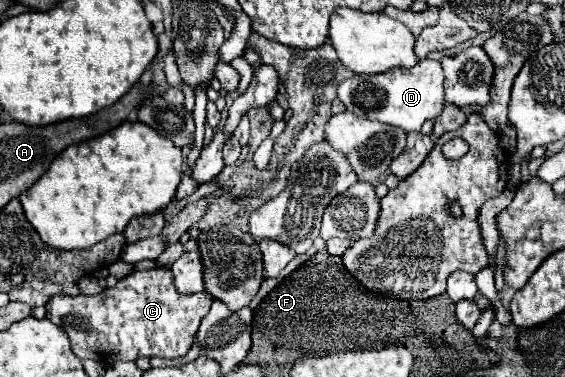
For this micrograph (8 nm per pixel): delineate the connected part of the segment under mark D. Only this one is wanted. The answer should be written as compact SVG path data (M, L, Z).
M424 58L414 68L394 68L392 72L354 76L338 86L338 98L358 116L372 118L390 126L398 126L406 132L420 132L426 120L440 116L444 106L444 72L438 60Z

